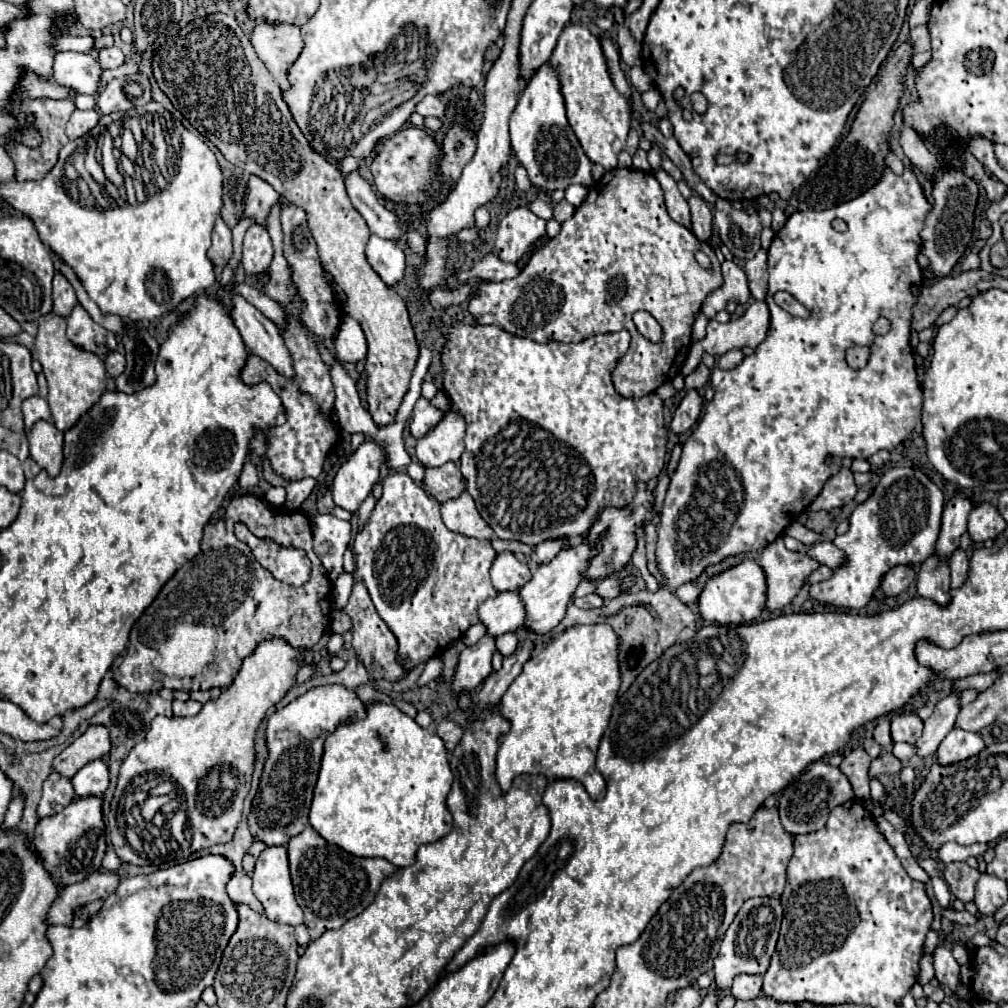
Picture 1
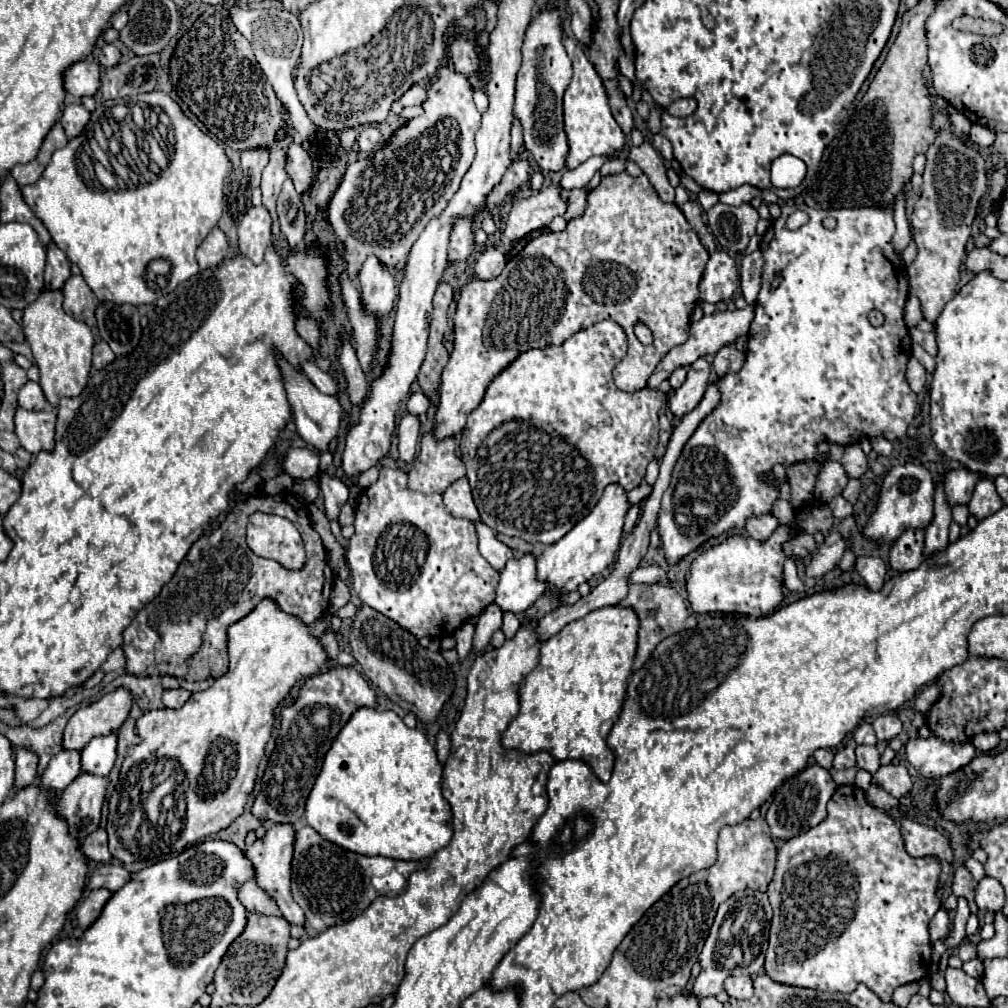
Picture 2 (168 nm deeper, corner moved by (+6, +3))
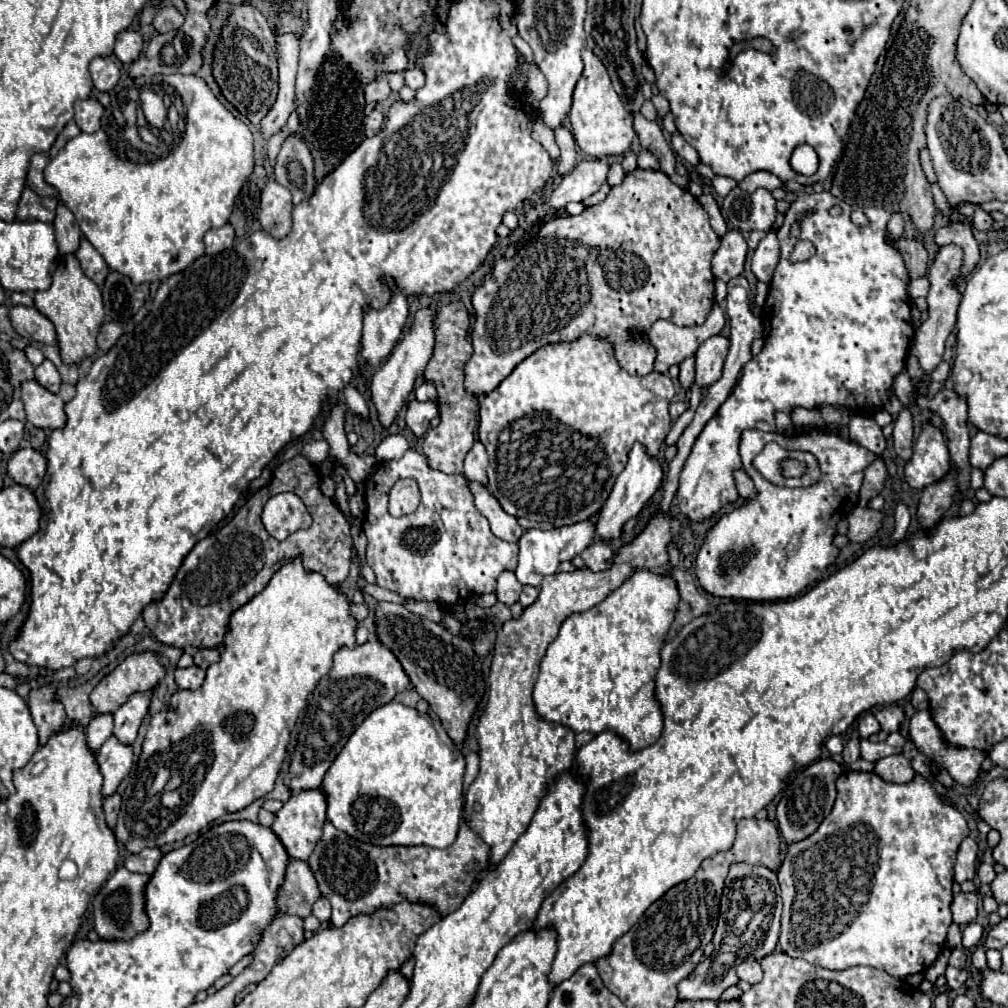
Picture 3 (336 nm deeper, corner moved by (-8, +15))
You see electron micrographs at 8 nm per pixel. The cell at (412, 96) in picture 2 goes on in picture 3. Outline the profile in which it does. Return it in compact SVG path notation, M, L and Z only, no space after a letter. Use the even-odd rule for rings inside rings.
M411 66L403 72L403 78L405 78L405 84L413 90L419 90L423 86L423 70L417 68L417 66Z

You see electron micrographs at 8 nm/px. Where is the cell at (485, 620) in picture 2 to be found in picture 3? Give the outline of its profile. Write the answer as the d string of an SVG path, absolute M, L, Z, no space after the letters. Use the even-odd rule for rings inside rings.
M503 570L501 576L497 578L497 590L495 590L497 598L499 598L501 602L505 602L507 606L511 606L513 602L519 600L521 590L523 590L523 584L517 580L515 572L511 572L511 570Z

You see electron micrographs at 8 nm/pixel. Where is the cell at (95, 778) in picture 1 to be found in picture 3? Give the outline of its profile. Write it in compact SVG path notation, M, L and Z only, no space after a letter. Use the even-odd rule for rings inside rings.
M151 690L147 692L133 692L127 702L113 714L115 716L115 728L113 734L119 736L125 744L133 744L137 738L137 730L149 712L151 704Z

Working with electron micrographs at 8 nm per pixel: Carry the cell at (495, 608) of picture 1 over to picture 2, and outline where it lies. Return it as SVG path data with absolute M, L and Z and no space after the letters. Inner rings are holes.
M525 554L523 558L513 558L501 572L497 584L497 606L503 612L525 612L543 592L547 584L535 578L535 556Z

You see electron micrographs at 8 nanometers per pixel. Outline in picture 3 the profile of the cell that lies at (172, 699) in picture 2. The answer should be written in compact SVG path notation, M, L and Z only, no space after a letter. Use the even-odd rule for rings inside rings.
M189 666L189 668L177 668L175 670L175 682L183 690L195 690L203 684L203 680L205 680L205 670L201 670L199 666Z

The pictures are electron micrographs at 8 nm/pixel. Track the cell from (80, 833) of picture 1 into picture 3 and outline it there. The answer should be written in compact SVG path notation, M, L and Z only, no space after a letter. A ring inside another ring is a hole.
M111 736L97 752L97 760L103 772L103 796L115 794L119 782L129 774L133 764L133 746L119 742Z

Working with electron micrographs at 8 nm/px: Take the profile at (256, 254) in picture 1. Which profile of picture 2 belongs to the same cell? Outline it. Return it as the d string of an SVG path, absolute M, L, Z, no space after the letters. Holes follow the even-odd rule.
M263 206L249 208L239 222L239 252L253 264L261 264L267 246L271 244L271 220Z

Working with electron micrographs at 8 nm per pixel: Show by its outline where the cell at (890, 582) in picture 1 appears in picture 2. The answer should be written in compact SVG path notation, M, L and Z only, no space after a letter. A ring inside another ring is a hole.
M905 530L903 536L891 546L889 568L895 572L915 570L923 562L923 530Z

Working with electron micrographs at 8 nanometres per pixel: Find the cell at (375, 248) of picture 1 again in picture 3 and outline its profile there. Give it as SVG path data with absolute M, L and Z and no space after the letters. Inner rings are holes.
M393 288L393 298L383 310L367 310L363 326L363 348L361 358L369 366L381 364L397 340L401 338L403 326L407 322L407 298Z

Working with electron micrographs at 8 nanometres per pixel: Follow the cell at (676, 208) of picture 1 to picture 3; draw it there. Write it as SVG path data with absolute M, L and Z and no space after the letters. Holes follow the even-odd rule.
M633 112L633 128L639 136L639 142L645 150L649 150L657 160L659 160L659 170L665 172L667 176L671 176L671 180L675 184L679 184L681 188L687 186L687 180L679 174L675 174L675 154L661 130L661 126L657 122L651 122L647 118L641 116L641 112Z

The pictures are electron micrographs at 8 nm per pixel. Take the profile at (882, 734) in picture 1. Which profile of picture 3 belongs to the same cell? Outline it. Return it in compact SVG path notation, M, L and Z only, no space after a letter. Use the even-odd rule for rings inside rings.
M863 714L863 716L859 718L857 730L859 730L859 736L861 736L861 738L869 738L871 734L877 734L877 732L879 732L879 722L875 720L873 714Z

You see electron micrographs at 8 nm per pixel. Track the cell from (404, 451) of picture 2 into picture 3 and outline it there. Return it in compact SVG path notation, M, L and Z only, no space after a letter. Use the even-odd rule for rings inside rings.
M411 400L407 404L407 414L405 414L405 422L407 426L413 430L415 436L423 436L429 428L429 420L435 418L439 414L437 410L437 402L427 400L427 402L417 402Z

